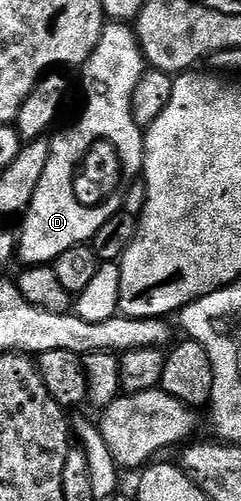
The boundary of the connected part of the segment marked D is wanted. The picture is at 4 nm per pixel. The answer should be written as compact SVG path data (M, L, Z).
M115 21L105 22L102 33L98 37L98 45L90 53L90 57L82 64L84 71L84 112L76 119L73 127L68 127L65 131L57 133L56 137L51 138L51 151L45 172L42 179L34 191L31 206L24 211L18 225L18 259L24 265L52 265L55 264L57 257L70 248L83 246L98 233L98 229L106 221L117 218L120 211L116 203L100 207L99 210L88 211L83 207L77 206L76 198L71 194L69 180L74 161L82 161L89 158L91 149L95 143L105 143L108 147L113 147L114 158L118 160L118 165L128 169L128 171L141 171L144 169L144 131L134 121L132 116L132 94L134 85L143 77L146 70L146 60L144 50L140 48L140 39L135 30L128 23L117 23Z

